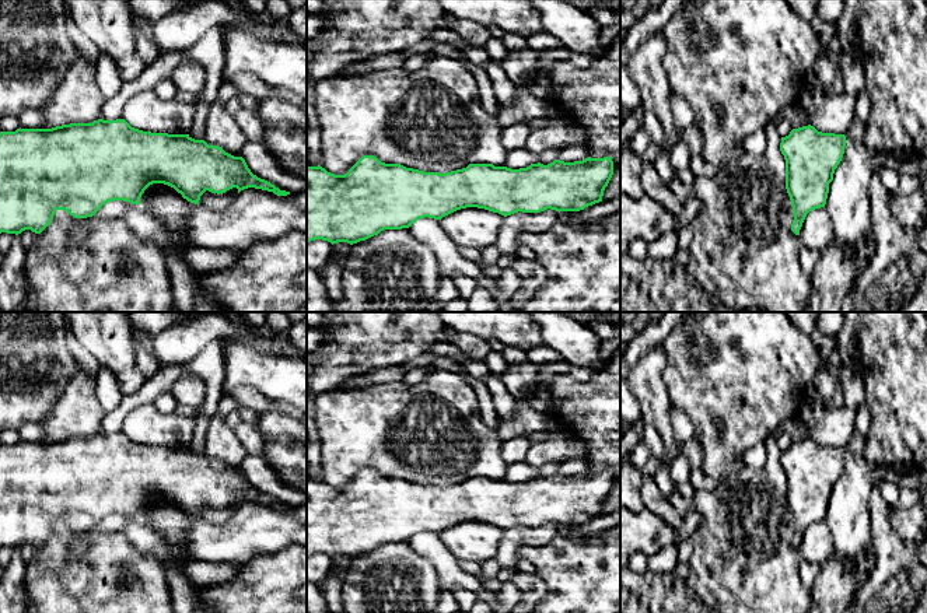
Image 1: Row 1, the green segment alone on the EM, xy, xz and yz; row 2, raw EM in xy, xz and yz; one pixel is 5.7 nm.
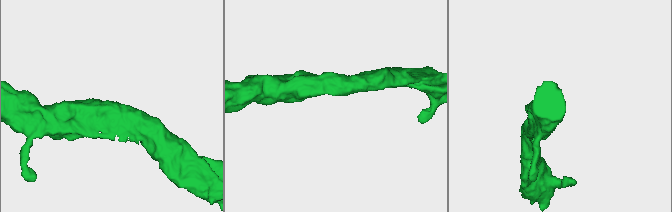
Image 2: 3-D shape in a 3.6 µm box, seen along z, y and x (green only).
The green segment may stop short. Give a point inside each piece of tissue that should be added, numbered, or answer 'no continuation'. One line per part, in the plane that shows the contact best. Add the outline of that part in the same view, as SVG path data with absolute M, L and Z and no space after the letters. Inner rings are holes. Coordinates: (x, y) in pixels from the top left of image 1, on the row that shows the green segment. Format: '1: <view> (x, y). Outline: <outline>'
no continuation

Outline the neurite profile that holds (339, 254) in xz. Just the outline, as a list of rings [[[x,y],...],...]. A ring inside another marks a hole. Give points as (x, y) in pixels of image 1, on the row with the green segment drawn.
[[[347,242],[333,244],[329,260],[337,262],[343,269],[347,262],[349,249],[350,249],[350,244]]]

